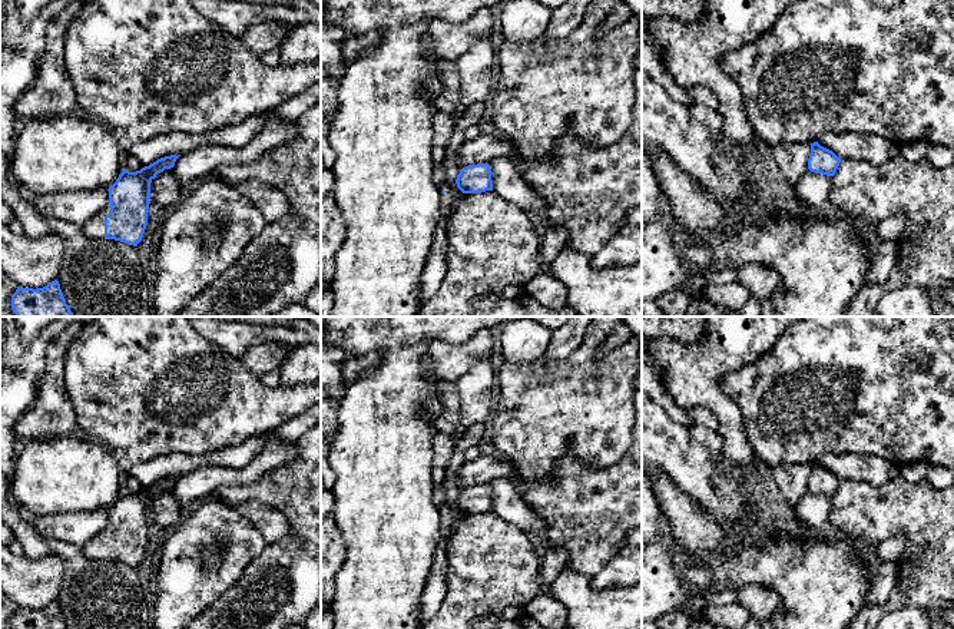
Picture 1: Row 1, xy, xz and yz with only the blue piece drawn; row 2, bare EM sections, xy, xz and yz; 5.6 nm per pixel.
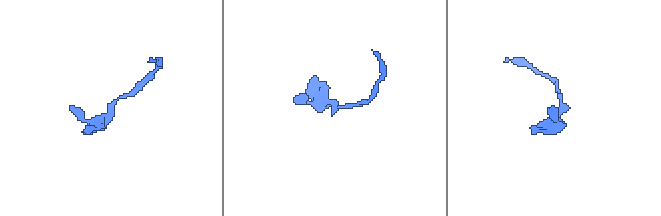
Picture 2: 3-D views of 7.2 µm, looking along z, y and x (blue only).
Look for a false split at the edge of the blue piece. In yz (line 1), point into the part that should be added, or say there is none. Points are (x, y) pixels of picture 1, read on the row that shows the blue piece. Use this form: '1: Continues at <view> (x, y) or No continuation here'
1: No continuation here

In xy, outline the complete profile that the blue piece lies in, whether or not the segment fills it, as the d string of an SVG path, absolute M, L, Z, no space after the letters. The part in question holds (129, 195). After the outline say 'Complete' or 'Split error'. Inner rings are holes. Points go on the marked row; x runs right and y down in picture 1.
M180 155L158 159L136 172L125 171L109 186L105 209L80 228L92 239L115 239L138 246L148 225L150 182L158 173L175 166Z. Split error

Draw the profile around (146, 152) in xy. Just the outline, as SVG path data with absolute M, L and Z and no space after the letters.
M265 113L251 116L246 120L223 126L209 133L189 135L182 132L162 133L153 139L140 142L123 153L135 156L140 165L149 166L160 158L183 155L205 146L244 146L252 140L265 125Z

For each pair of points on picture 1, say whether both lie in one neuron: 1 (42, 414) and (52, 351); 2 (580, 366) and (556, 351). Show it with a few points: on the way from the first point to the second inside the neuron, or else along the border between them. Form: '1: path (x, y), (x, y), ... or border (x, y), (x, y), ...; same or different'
1: path (52, 399), (52, 367); same
2: border (586, 331), (582, 343), (566, 357), (540, 360); different

